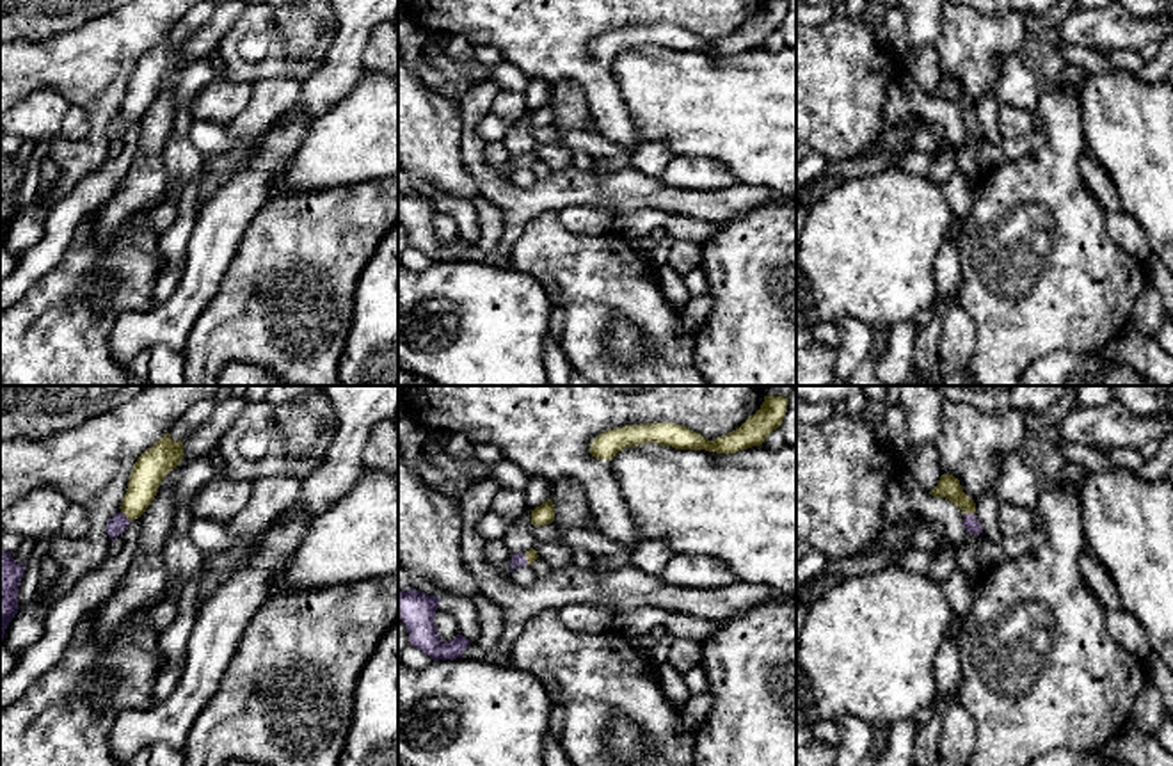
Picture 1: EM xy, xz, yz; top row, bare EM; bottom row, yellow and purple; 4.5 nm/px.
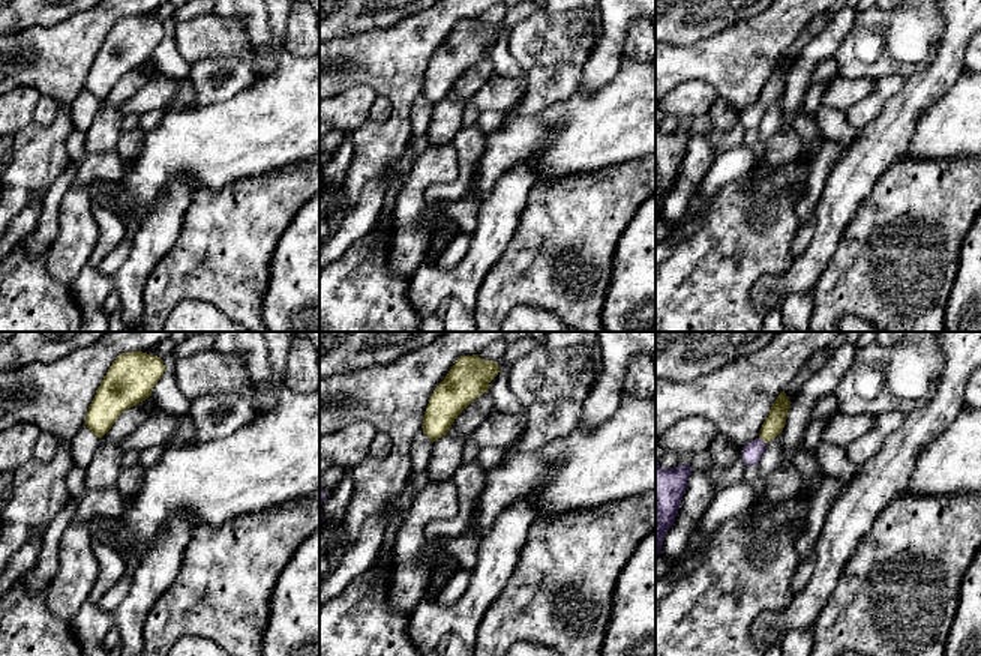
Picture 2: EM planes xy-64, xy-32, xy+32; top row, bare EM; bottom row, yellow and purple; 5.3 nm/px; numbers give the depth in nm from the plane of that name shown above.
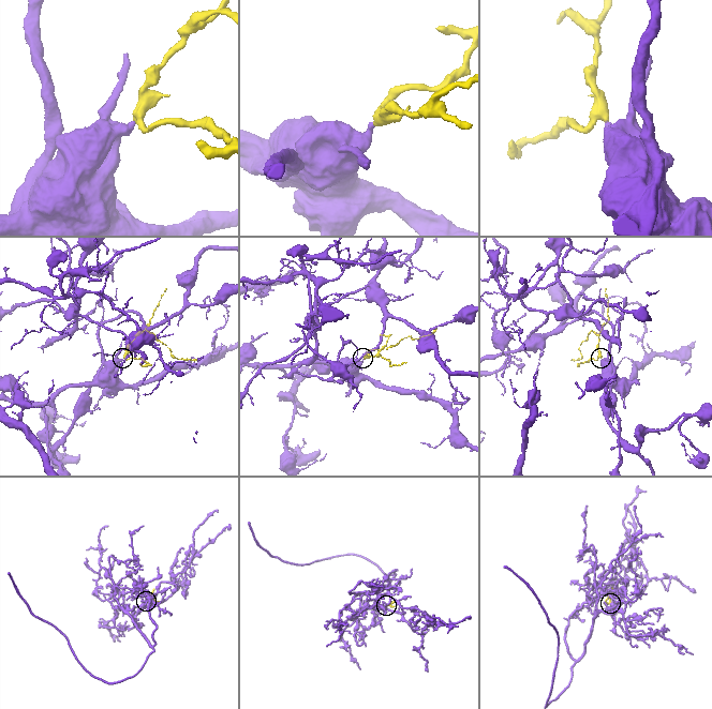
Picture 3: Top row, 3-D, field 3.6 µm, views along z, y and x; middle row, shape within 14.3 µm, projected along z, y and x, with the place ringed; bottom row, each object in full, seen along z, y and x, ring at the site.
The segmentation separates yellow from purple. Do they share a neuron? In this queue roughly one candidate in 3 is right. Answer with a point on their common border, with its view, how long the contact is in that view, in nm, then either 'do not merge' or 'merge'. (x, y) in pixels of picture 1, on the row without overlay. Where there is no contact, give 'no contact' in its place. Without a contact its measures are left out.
xy (127, 118) | 60 nm | merge

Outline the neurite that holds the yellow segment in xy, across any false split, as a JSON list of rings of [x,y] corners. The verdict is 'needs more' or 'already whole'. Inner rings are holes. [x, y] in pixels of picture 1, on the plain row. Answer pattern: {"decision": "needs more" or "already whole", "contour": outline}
{"decision": "needs more", "contour": [[[167,34],[158,44],[148,50],[135,64],[121,114],[107,126],[107,135],[114,142],[126,128],[139,121],[155,101],[164,78],[183,60],[183,44],[172,43]]]}

